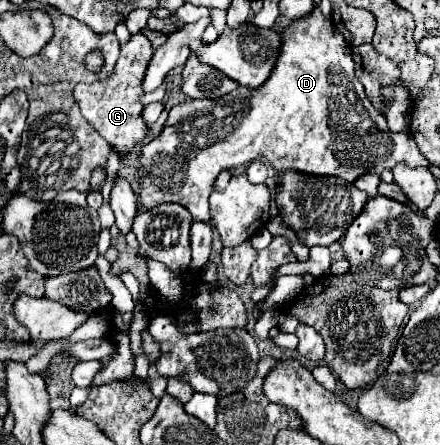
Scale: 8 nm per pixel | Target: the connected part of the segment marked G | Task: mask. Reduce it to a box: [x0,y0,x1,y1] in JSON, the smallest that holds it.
[73,34,153,156]

